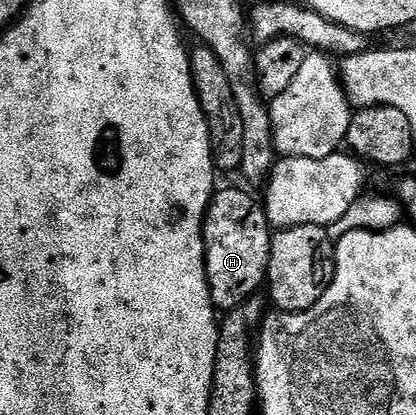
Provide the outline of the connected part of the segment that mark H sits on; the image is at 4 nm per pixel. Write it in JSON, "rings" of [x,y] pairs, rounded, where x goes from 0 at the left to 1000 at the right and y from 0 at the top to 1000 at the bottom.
{"rings":[[[563,448],[546,458],[517,455],[495,506],[495,528],[486,533],[495,672],[505,720],[524,752],[550,752],[584,737],[623,706],[620,696],[632,696],[639,677],[654,547],[639,528],[637,494],[623,480],[618,487],[599,455],[579,455],[570,458]]]}

